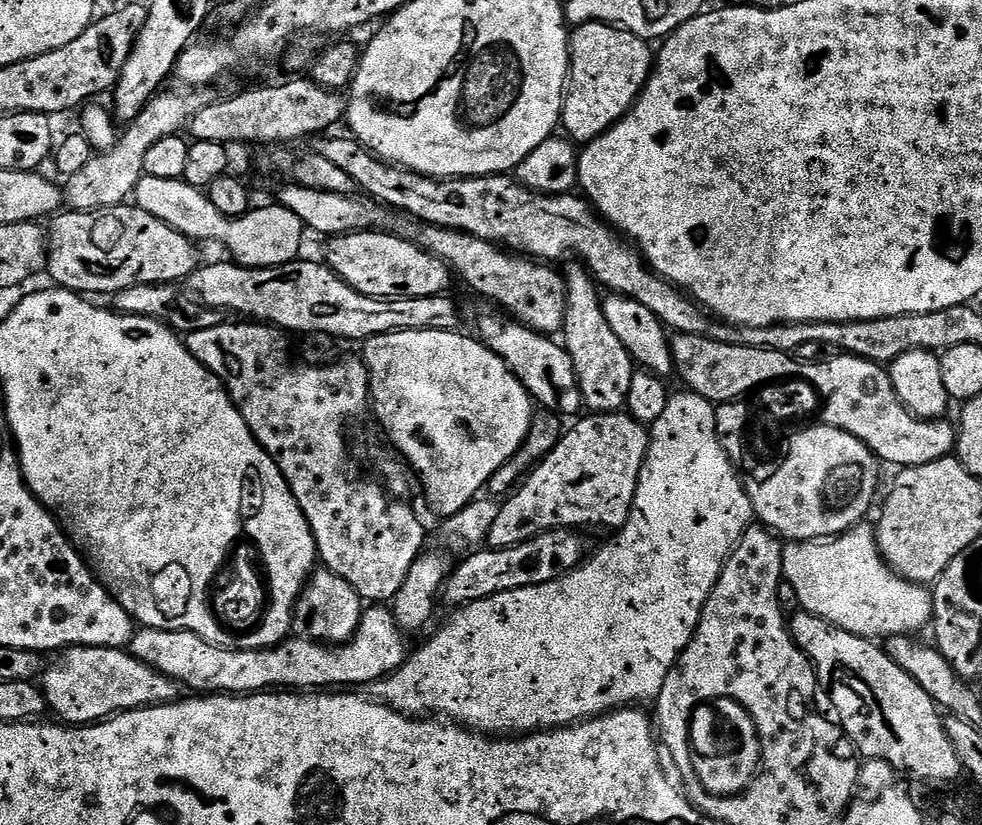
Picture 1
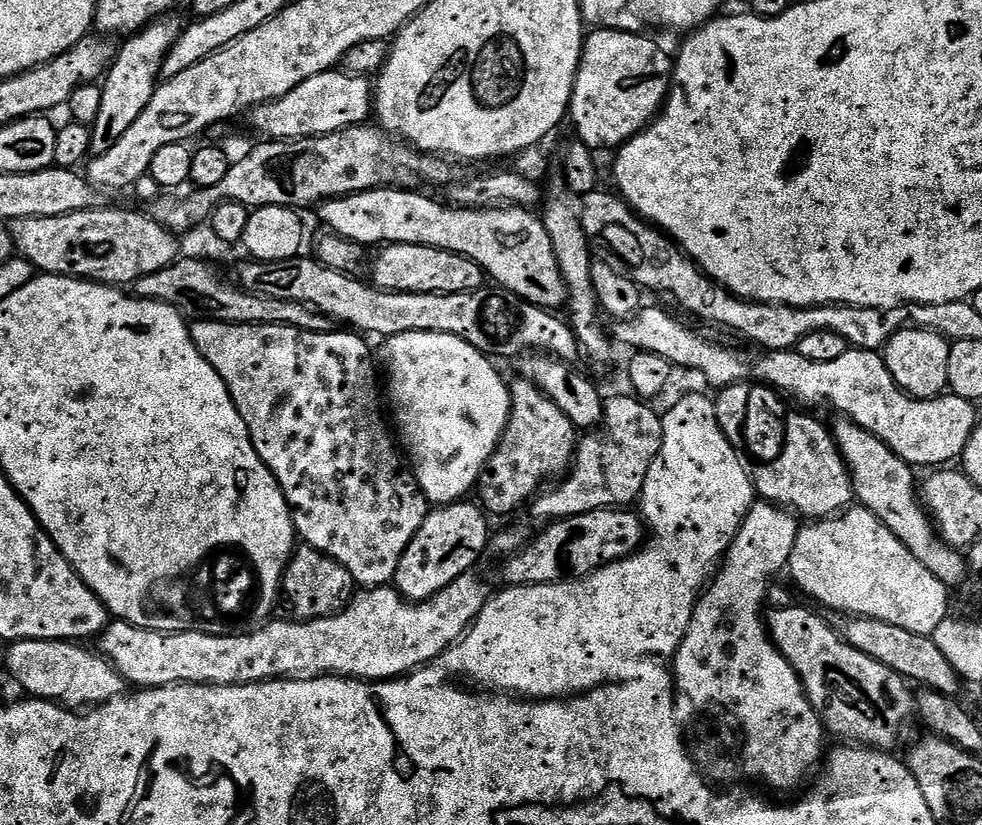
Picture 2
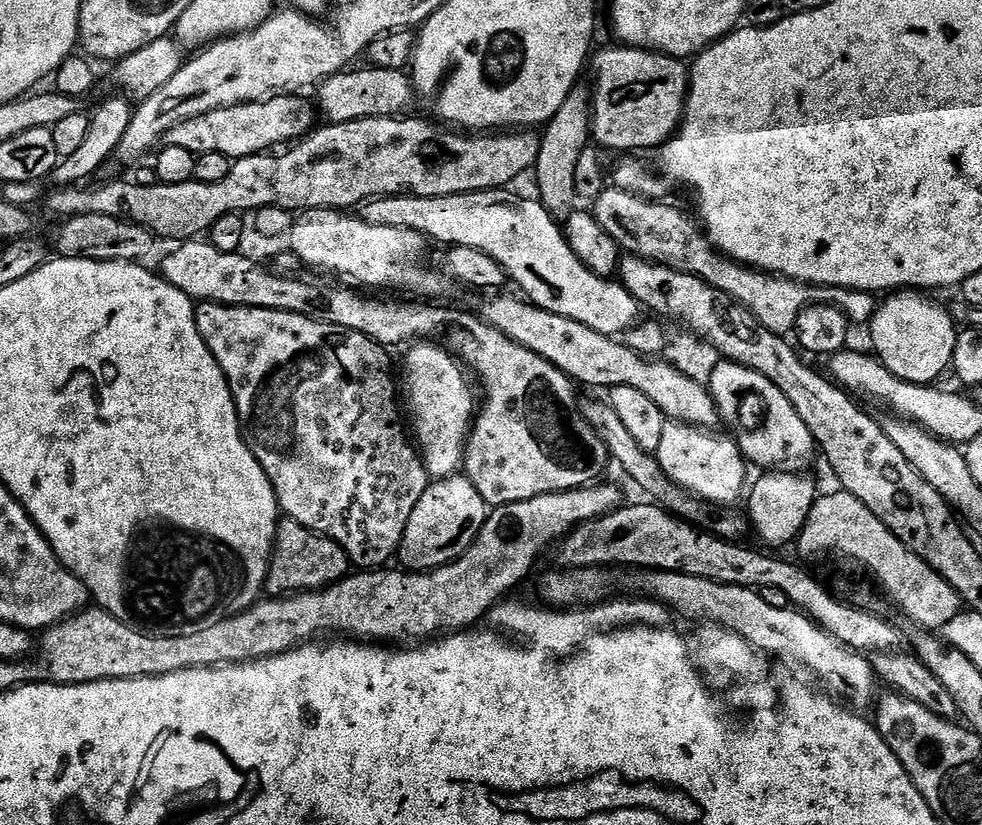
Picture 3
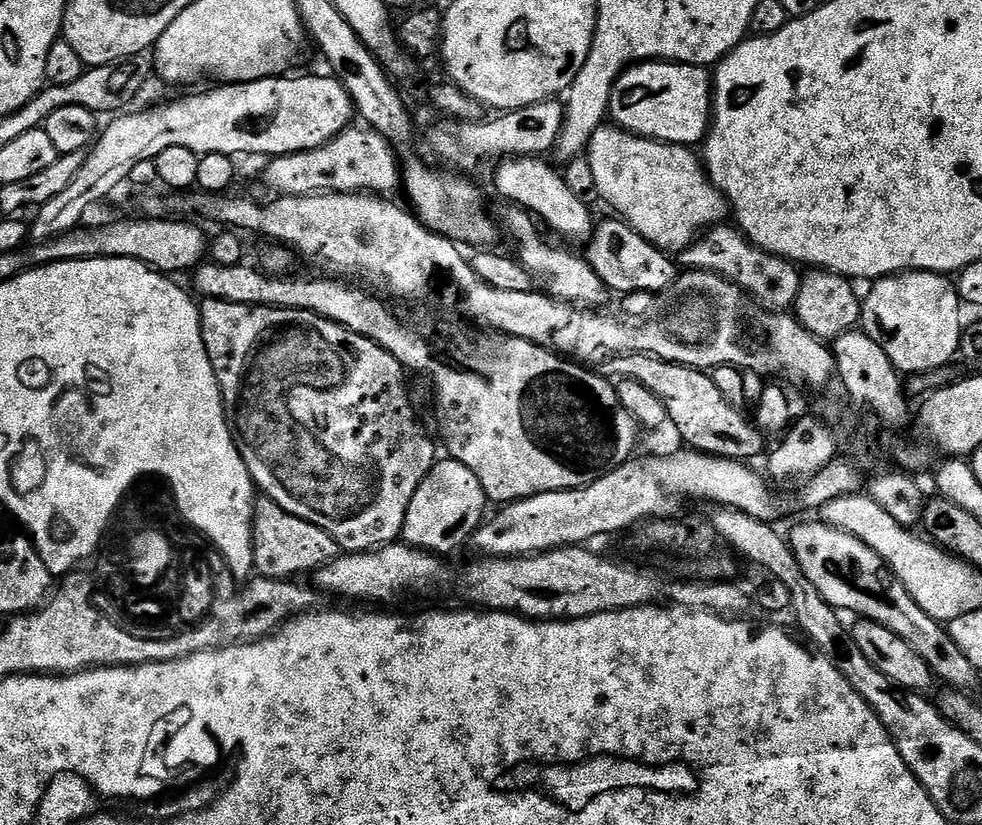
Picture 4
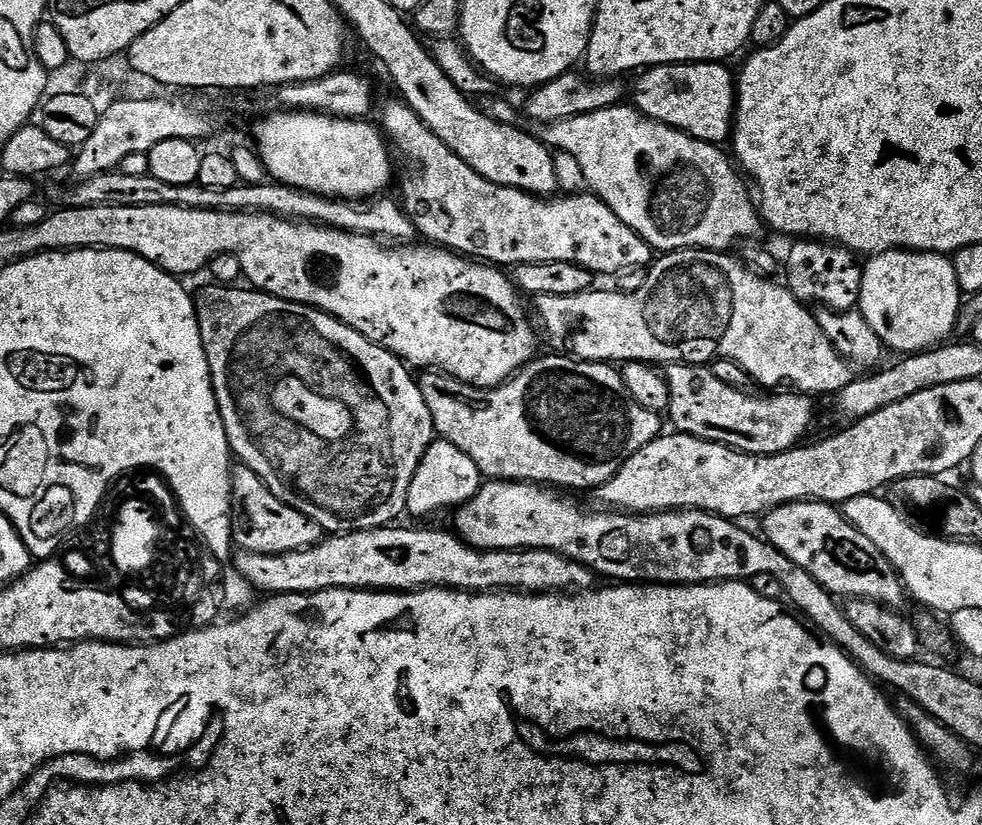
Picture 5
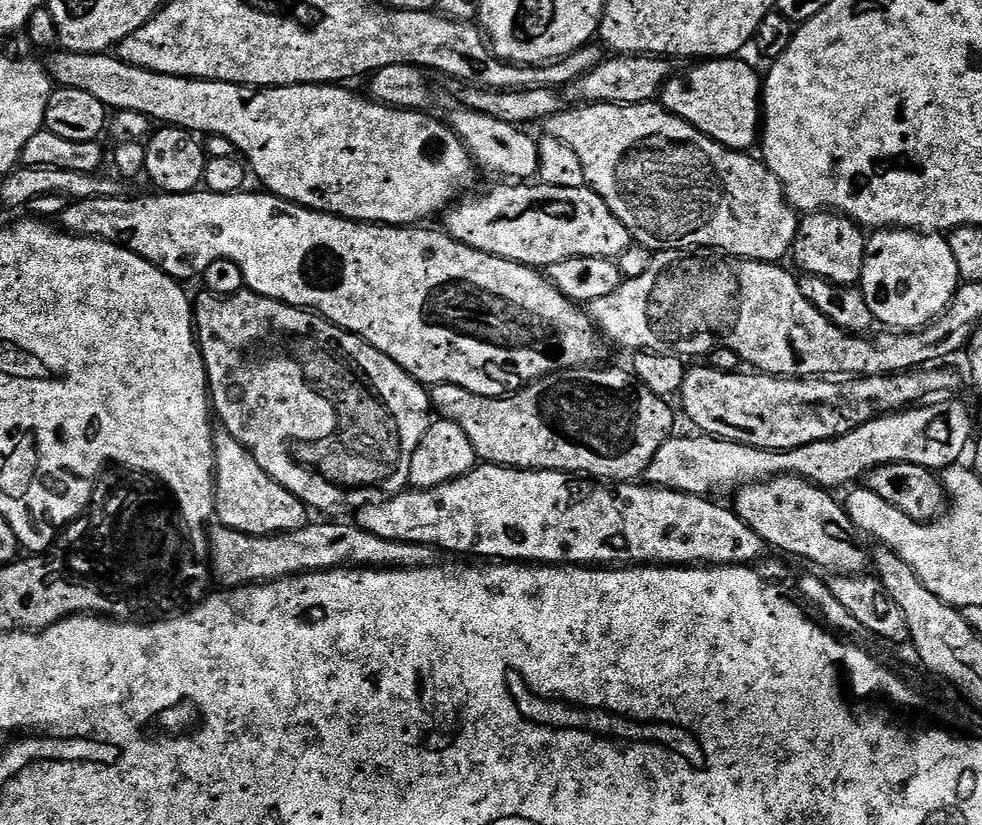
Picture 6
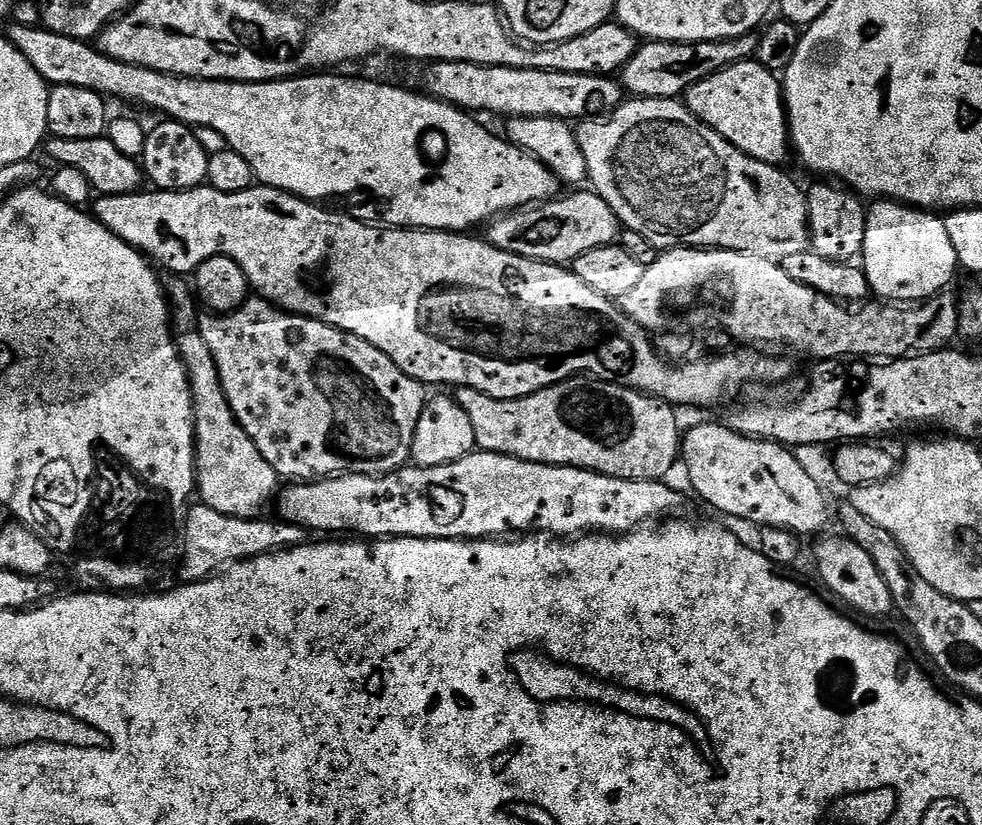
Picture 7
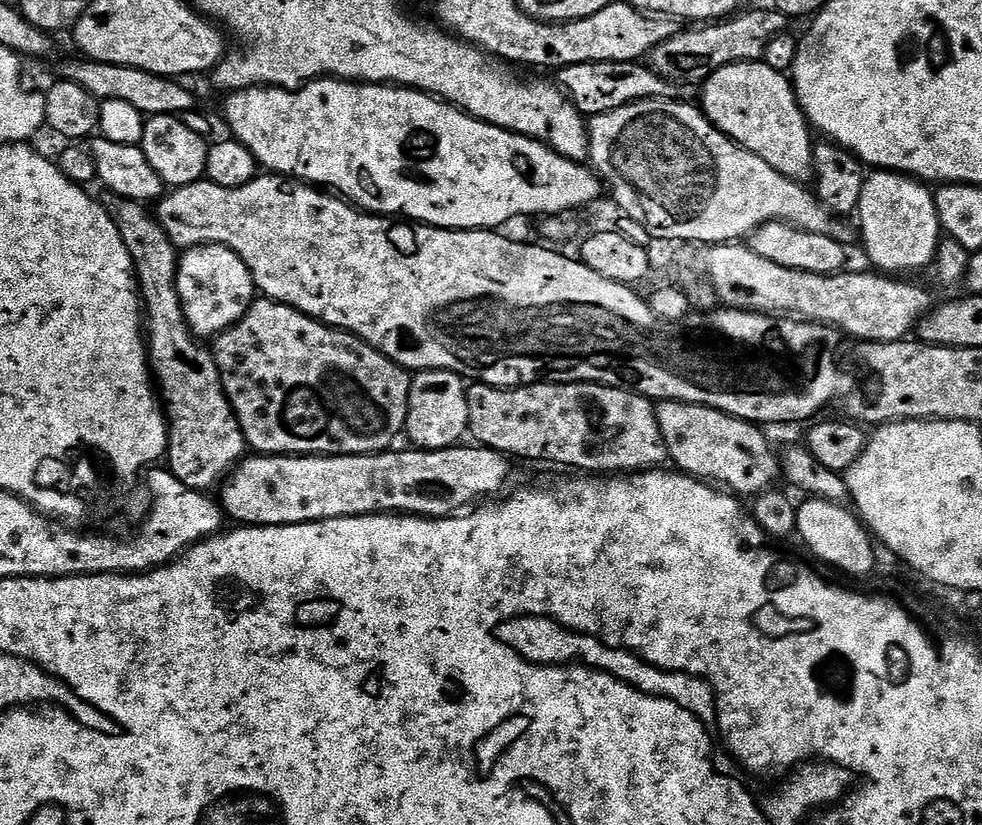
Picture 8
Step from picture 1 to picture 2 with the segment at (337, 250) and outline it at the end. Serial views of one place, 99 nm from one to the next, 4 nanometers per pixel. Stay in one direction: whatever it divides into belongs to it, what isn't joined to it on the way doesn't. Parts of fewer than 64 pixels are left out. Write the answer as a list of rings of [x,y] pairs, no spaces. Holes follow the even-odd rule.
[[[385,244],[372,264],[371,283],[383,292],[410,294],[462,294],[485,287],[486,273],[470,258],[434,246]]]

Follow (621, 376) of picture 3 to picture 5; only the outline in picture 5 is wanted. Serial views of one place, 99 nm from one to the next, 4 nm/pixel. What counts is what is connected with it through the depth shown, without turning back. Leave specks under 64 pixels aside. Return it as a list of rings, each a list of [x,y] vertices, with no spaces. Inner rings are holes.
[[[669,364],[666,368],[666,379],[670,386],[670,392],[672,394],[672,406],[670,409],[670,417],[676,423],[675,431],[677,433],[686,436],[697,436],[703,440],[709,440],[710,442],[718,442],[719,444],[725,444],[731,448],[736,448],[739,452],[748,452],[751,456],[773,456],[779,452],[789,452],[790,449],[797,447],[805,439],[804,435],[808,432],[808,427],[812,424],[812,419],[816,416],[816,408],[812,405],[813,397],[808,394],[797,394],[795,391],[788,390],[785,396],[776,396],[780,394],[772,394],[768,396],[751,396],[751,391],[735,388],[730,386],[726,382],[722,382],[718,378],[714,378],[711,367],[697,366],[695,364]]]

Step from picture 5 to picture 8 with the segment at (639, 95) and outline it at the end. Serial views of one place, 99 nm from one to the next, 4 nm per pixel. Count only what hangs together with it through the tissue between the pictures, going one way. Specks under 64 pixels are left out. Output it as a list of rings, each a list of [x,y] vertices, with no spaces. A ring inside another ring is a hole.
[[[763,62],[732,64],[704,81],[702,91],[702,111],[718,131],[758,154],[758,158],[762,158],[766,166],[774,166],[778,174],[797,182],[813,179],[814,132],[800,108],[793,81],[785,73]]]

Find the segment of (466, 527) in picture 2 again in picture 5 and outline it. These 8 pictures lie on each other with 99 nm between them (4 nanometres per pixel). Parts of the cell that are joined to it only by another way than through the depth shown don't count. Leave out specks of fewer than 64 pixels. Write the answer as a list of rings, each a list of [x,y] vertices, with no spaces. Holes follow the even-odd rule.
[[[435,439],[426,450],[418,470],[414,474],[414,482],[410,482],[407,515],[432,516],[443,508],[455,510],[468,500],[473,500],[482,487],[482,477],[474,458],[464,454],[458,446],[449,440]]]

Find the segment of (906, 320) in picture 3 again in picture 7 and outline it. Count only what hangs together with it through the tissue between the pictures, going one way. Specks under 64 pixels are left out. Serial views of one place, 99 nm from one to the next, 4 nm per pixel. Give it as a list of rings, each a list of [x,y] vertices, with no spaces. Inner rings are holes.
[[[880,198],[873,204],[868,208],[862,253],[869,289],[884,302],[923,302],[945,291],[958,273],[958,265],[943,219],[898,200]]]

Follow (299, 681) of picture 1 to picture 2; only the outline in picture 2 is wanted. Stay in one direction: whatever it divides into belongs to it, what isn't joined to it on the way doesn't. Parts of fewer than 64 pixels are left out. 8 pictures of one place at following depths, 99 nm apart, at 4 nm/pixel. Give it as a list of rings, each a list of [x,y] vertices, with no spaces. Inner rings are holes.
[[[475,571],[468,572],[464,576],[459,576],[454,582],[450,582],[450,586],[446,586],[446,590],[434,594],[429,600],[417,600],[415,602],[407,600],[392,586],[364,588],[353,595],[352,599],[348,601],[347,608],[340,609],[333,616],[323,616],[317,620],[294,620],[291,618],[279,620],[279,618],[273,618],[262,625],[261,628],[256,629],[255,632],[238,632],[235,634],[221,634],[207,630],[201,630],[201,632],[168,632],[169,630],[157,630],[151,626],[140,628],[137,624],[127,624],[124,620],[113,619],[108,627],[99,633],[98,641],[100,640],[100,645],[98,645],[98,651],[101,656],[107,656],[109,662],[120,671],[129,685],[139,686],[141,689],[165,688],[171,684],[221,684],[222,686],[262,684],[266,680],[282,680],[285,678],[289,680],[313,680],[315,676],[347,676],[365,682],[404,678],[412,674],[408,672],[414,671],[419,664],[428,664],[431,660],[439,661],[453,644],[464,639],[465,632],[472,627],[472,623],[476,621],[478,614],[486,606],[490,595],[490,589],[476,575]]]

